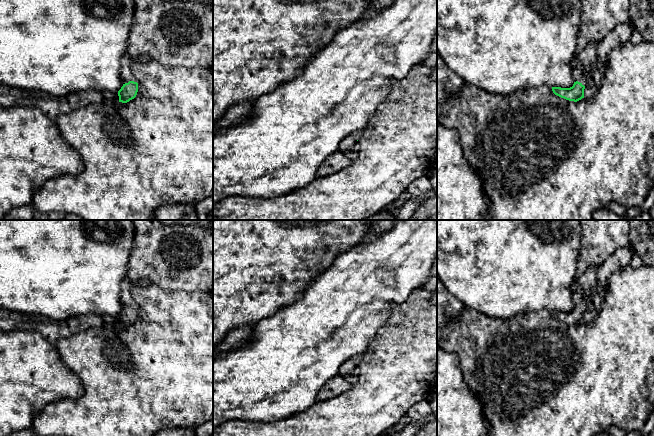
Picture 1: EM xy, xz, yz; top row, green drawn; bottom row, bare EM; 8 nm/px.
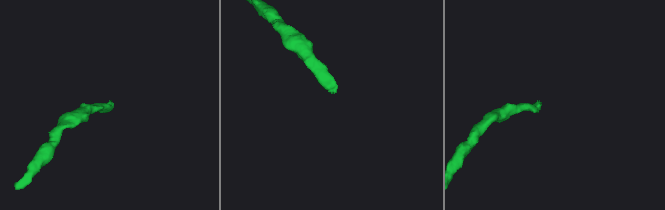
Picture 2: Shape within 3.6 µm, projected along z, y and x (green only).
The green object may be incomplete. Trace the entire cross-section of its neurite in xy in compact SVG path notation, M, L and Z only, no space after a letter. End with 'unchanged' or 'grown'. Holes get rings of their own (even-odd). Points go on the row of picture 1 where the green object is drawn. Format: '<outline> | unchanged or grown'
M127 52L121 59L121 77L123 86L118 91L119 102L127 103L134 99L138 92L138 80L131 71L132 57Z | grown

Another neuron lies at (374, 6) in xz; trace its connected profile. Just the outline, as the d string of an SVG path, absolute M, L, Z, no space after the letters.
M371 0L368 4L367 9L360 17L361 19L368 19L375 14L377 14L380 10L391 6L394 0Z

